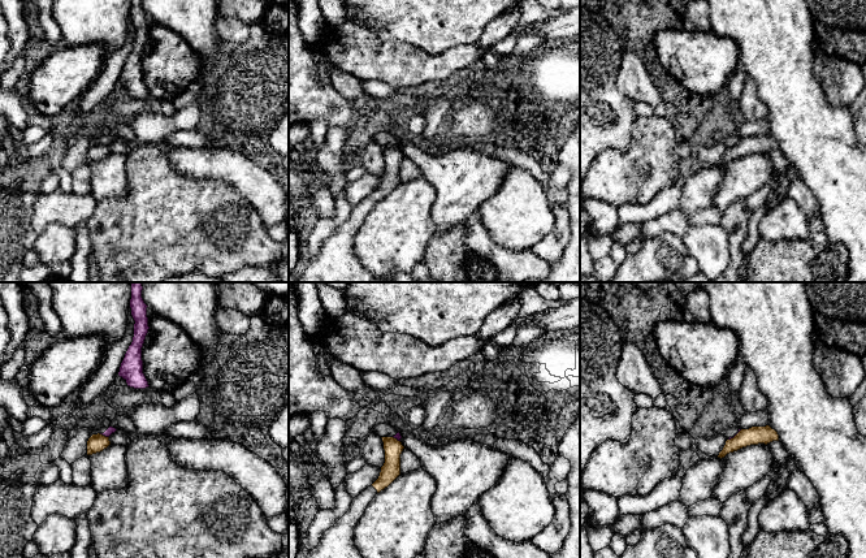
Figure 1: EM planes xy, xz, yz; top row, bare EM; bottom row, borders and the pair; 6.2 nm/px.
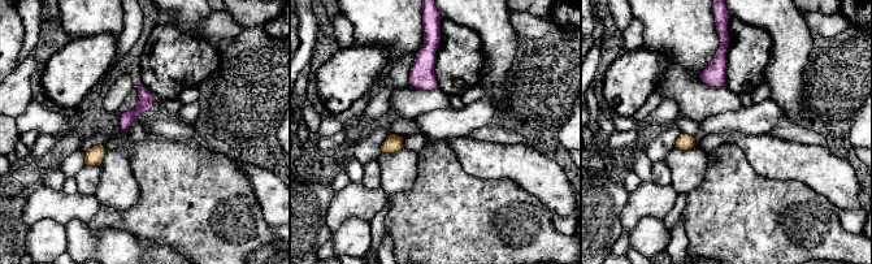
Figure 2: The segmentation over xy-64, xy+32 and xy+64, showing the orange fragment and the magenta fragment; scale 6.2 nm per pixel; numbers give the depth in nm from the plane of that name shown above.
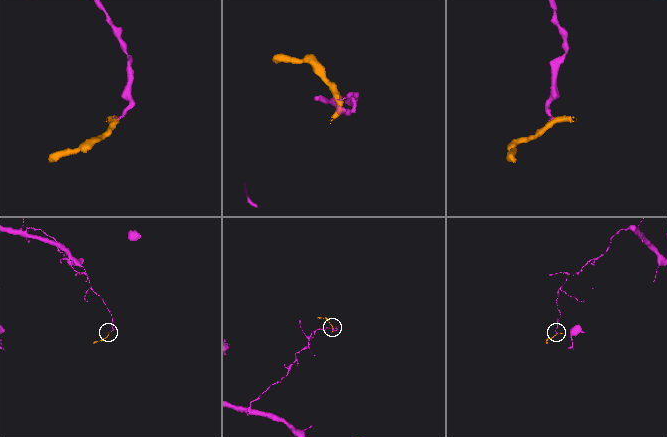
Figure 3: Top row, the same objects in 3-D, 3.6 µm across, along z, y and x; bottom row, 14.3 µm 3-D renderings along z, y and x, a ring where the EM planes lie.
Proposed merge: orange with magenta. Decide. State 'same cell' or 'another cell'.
another cell

